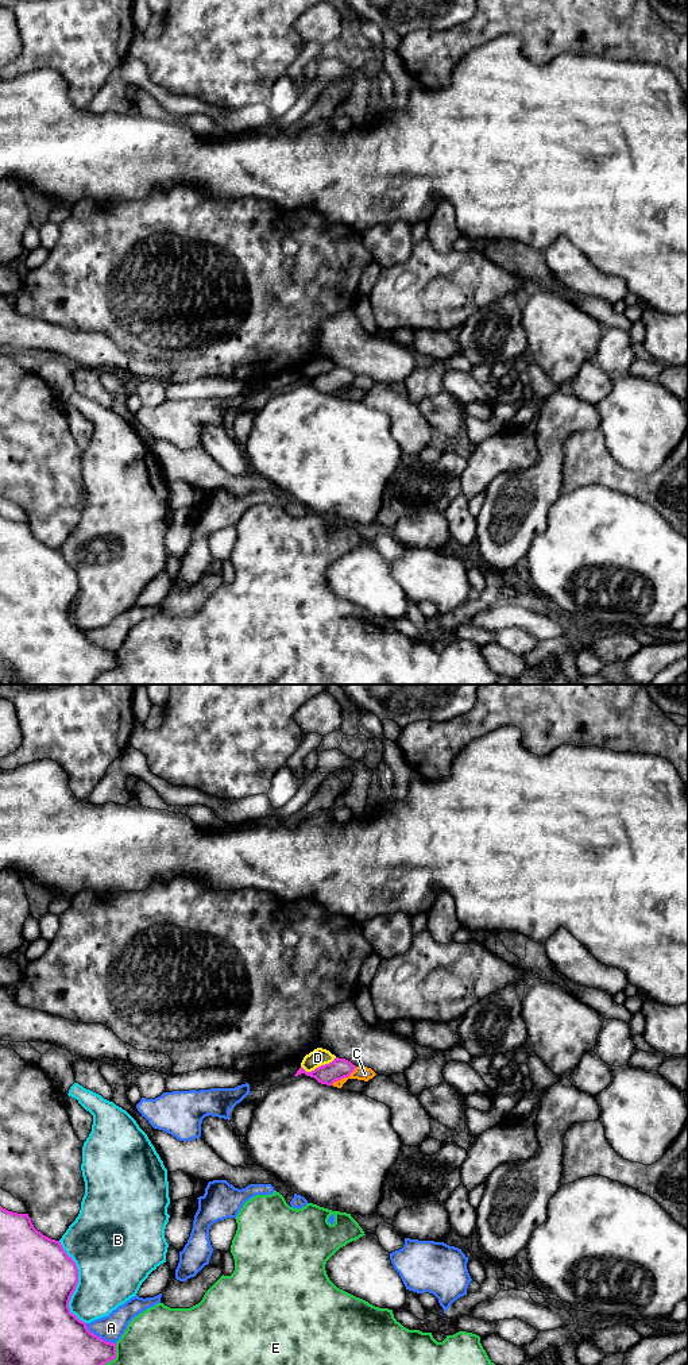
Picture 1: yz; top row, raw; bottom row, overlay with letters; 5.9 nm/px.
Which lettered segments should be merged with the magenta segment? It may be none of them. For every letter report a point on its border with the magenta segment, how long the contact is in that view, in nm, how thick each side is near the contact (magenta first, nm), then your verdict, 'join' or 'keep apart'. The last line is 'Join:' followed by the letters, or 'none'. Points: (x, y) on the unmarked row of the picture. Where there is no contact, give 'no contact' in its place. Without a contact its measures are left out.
A: yz (99, 646) | 220 nm | 440/150 nm | keep apart
B: yz (77, 592) | 500 nm | 440/440 nm | keep apart
C: yz (343, 386) | 190 nm | 120/80 nm | keep apart
D: yz (319, 376) | 220 nm | 120/100 nm | keep apart
E: yz (109, 668) | 240 nm | 360/460 nm | keep apart
Join: none

